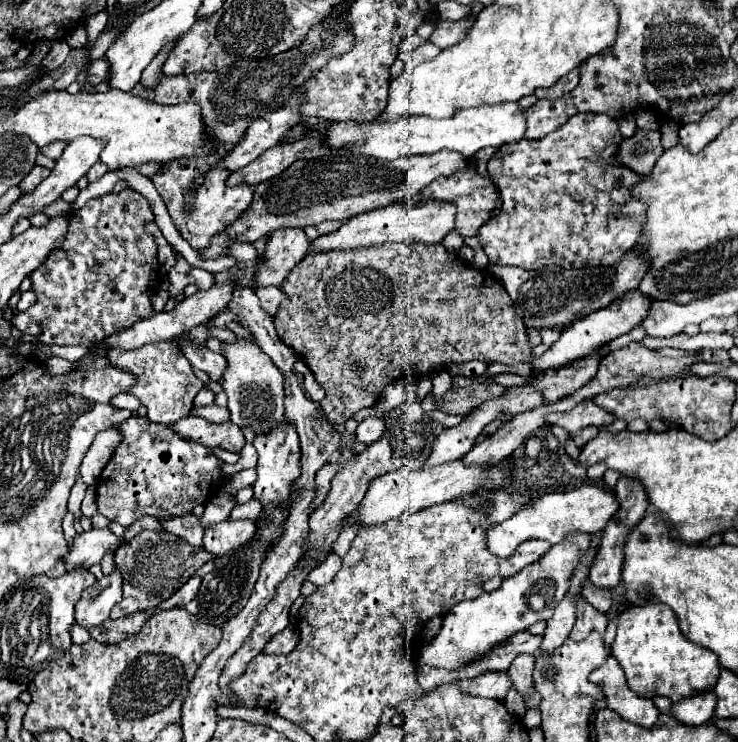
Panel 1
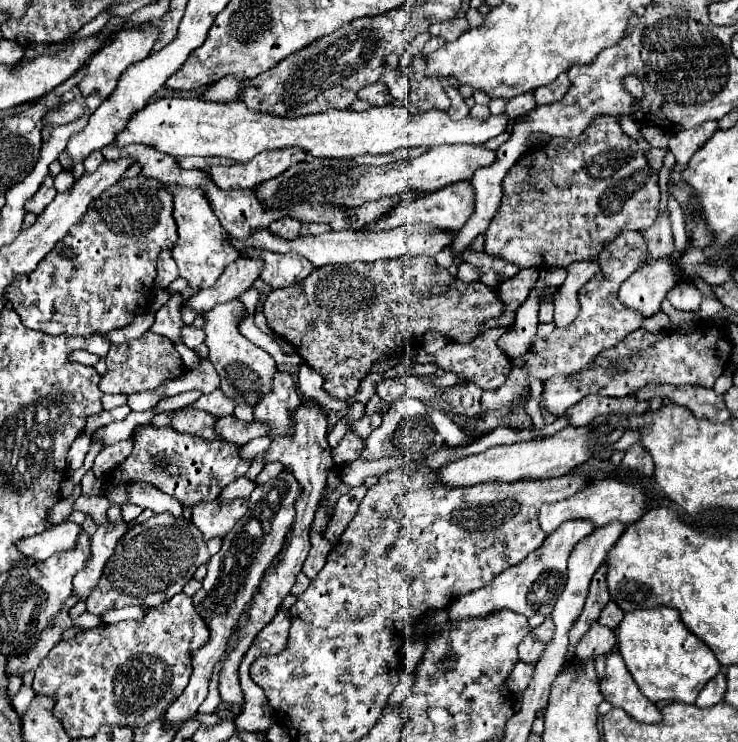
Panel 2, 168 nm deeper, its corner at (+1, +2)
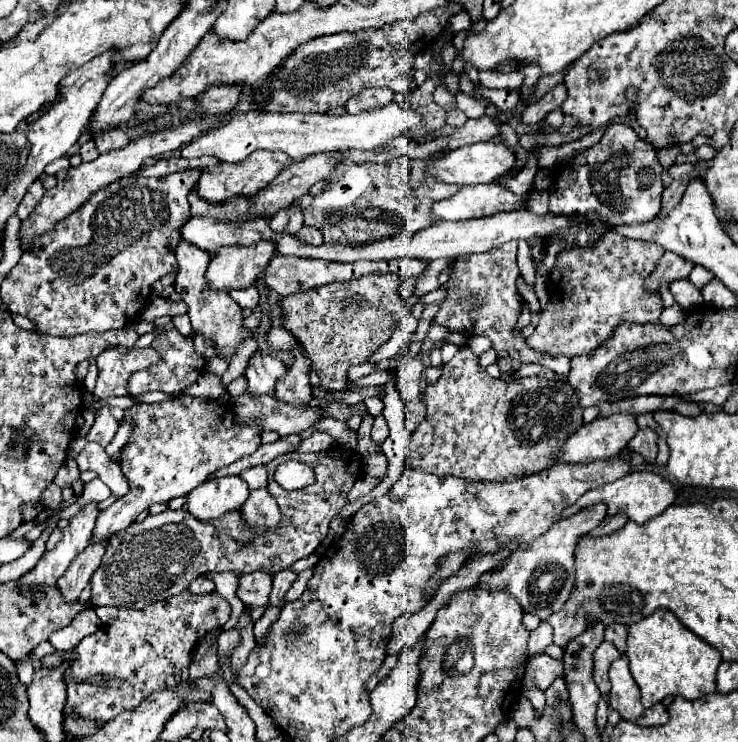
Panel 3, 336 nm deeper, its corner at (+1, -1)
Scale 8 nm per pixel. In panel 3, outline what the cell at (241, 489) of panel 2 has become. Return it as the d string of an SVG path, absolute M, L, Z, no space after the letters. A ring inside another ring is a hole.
M251 467L249 471L241 473L241 479L247 481L249 489L257 489L257 487L265 487L267 485L267 469L261 467Z

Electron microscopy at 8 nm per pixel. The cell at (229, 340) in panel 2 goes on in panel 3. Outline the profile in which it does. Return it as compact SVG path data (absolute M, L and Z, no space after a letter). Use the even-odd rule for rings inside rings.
M181 241L177 247L177 261L179 261L179 273L175 279L175 291L181 295L181 299L189 307L189 317L193 325L193 333L205 335L207 339L213 339L217 345L217 355L223 359L231 359L237 351L239 343L245 341L251 333L243 327L243 315L241 307L229 297L227 291L209 291L209 283L205 279L207 267L209 267L211 255L193 247L187 241Z

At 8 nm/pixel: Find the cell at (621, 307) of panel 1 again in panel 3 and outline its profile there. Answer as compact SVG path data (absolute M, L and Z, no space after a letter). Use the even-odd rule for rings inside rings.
M665 251L665 255L661 257L657 269L655 269L653 275L647 279L645 289L647 289L647 291L657 291L661 279L665 279L665 281L669 281L669 283L675 281L675 279L685 279L685 277L689 277L689 273L691 273L693 267L695 267L695 265L689 263L687 259L681 259L679 255L673 255L673 253Z

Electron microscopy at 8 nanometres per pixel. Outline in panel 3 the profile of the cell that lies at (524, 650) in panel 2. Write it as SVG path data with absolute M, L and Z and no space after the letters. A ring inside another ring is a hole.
M541 621L541 625L529 635L529 655L541 653L551 641L553 641L553 627L549 627L547 621Z

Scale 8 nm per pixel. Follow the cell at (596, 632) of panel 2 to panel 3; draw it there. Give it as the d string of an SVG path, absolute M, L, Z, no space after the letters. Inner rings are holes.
M603 641L601 647L597 647L597 651L595 651L595 671L593 671L593 679L595 679L595 683L599 685L605 701L609 699L609 677L607 677L607 671L609 671L609 667L611 667L611 663L613 663L615 659L619 659L619 657L621 657L619 651L617 651L611 643L607 643L607 641Z

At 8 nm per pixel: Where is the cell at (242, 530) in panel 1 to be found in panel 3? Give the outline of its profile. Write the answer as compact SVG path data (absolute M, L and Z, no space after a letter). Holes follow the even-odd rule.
M225 475L221 479L207 479L187 495L187 509L201 521L219 519L227 511L241 509L249 495L247 483L239 475Z

